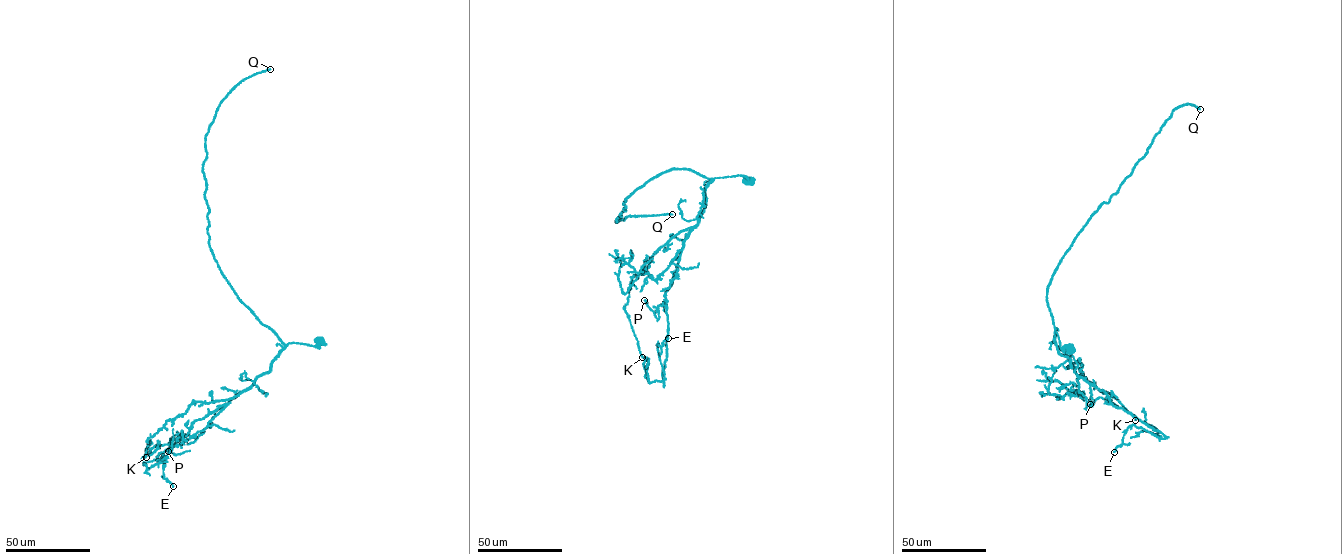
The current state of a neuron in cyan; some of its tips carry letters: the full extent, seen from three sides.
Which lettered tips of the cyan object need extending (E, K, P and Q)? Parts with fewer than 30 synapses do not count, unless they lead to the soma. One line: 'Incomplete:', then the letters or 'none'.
Incomplete: Q

